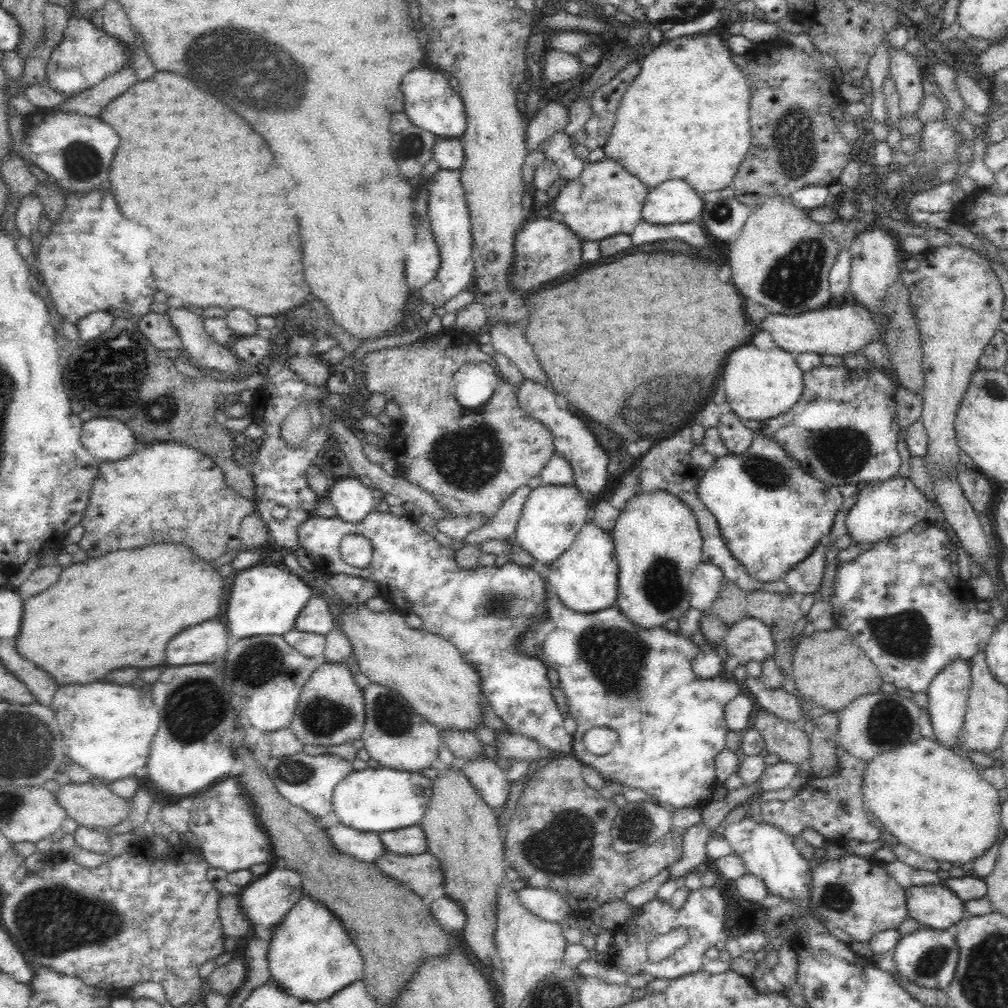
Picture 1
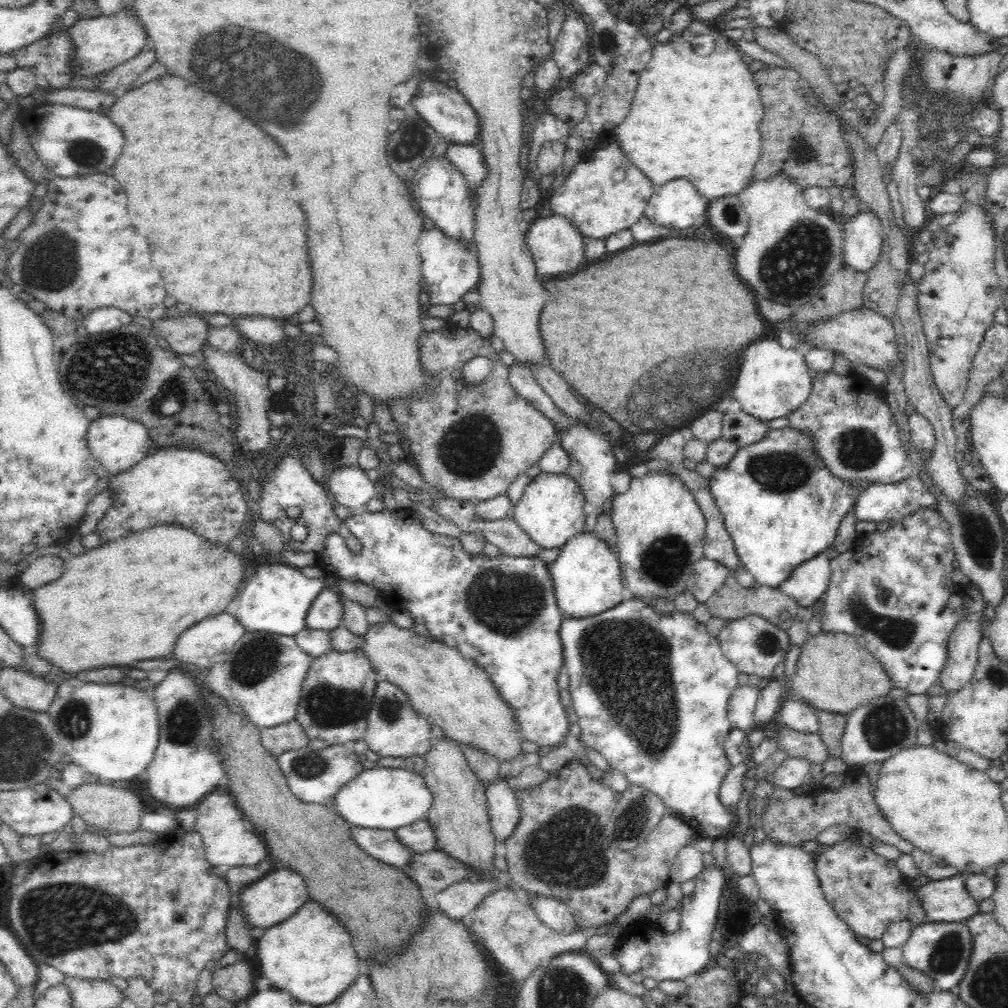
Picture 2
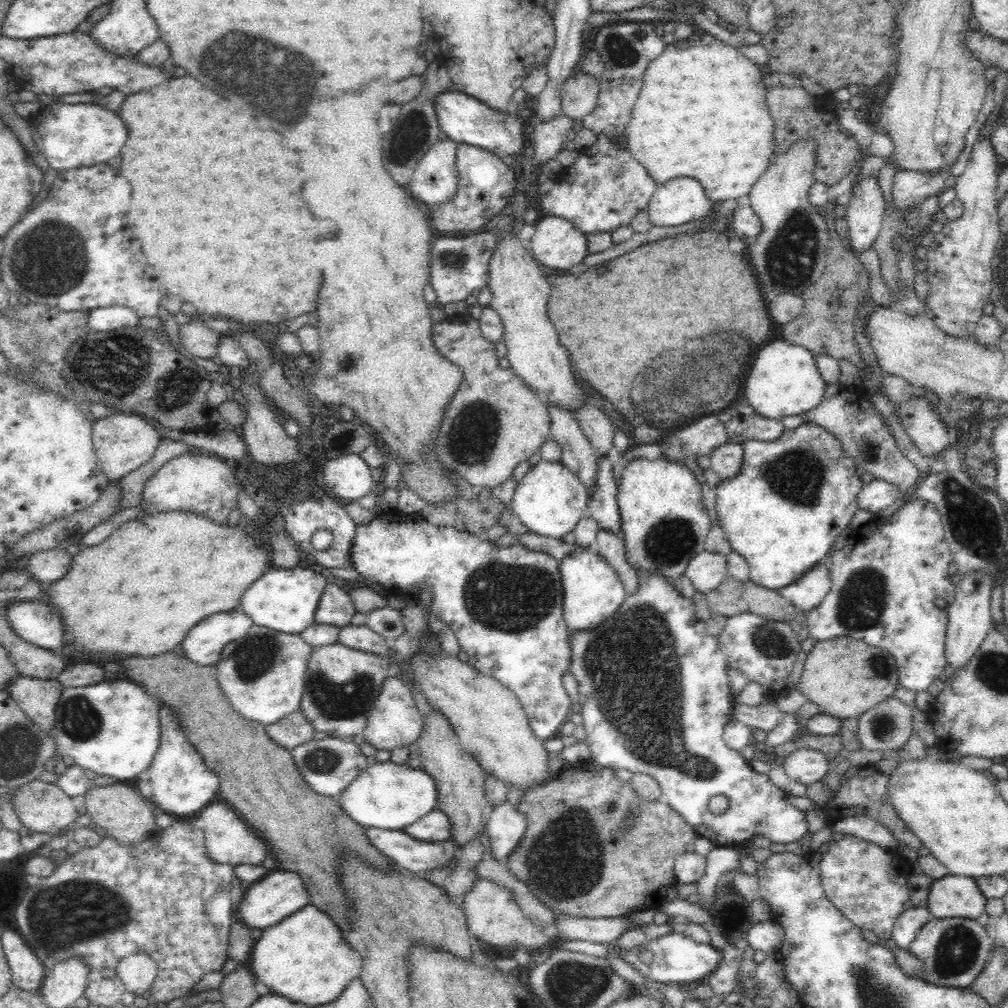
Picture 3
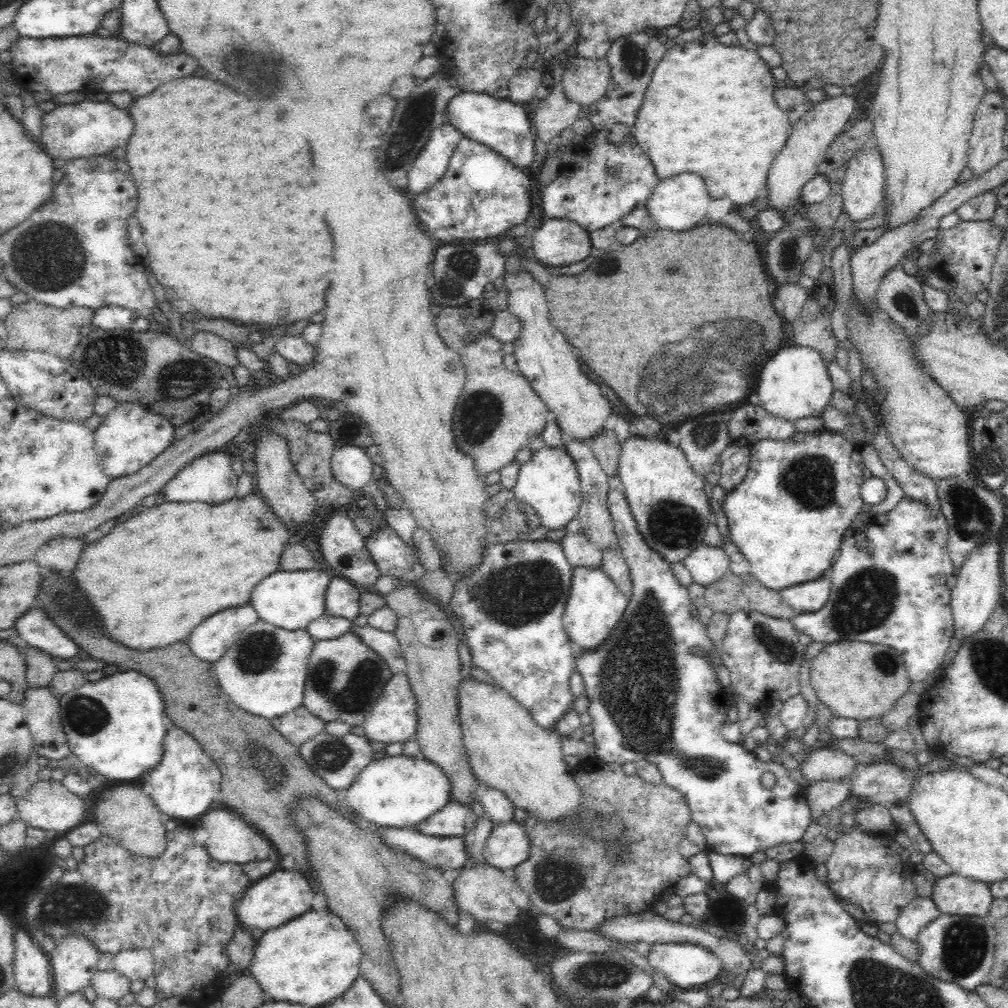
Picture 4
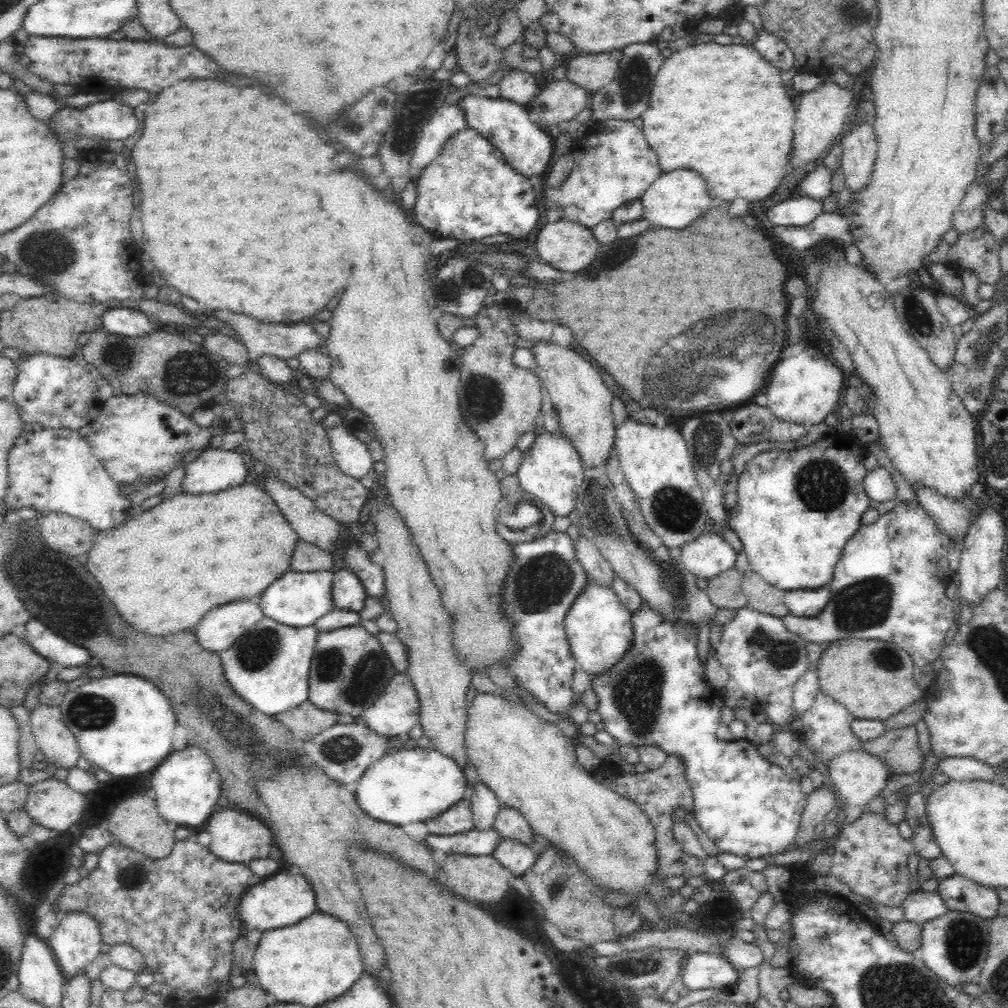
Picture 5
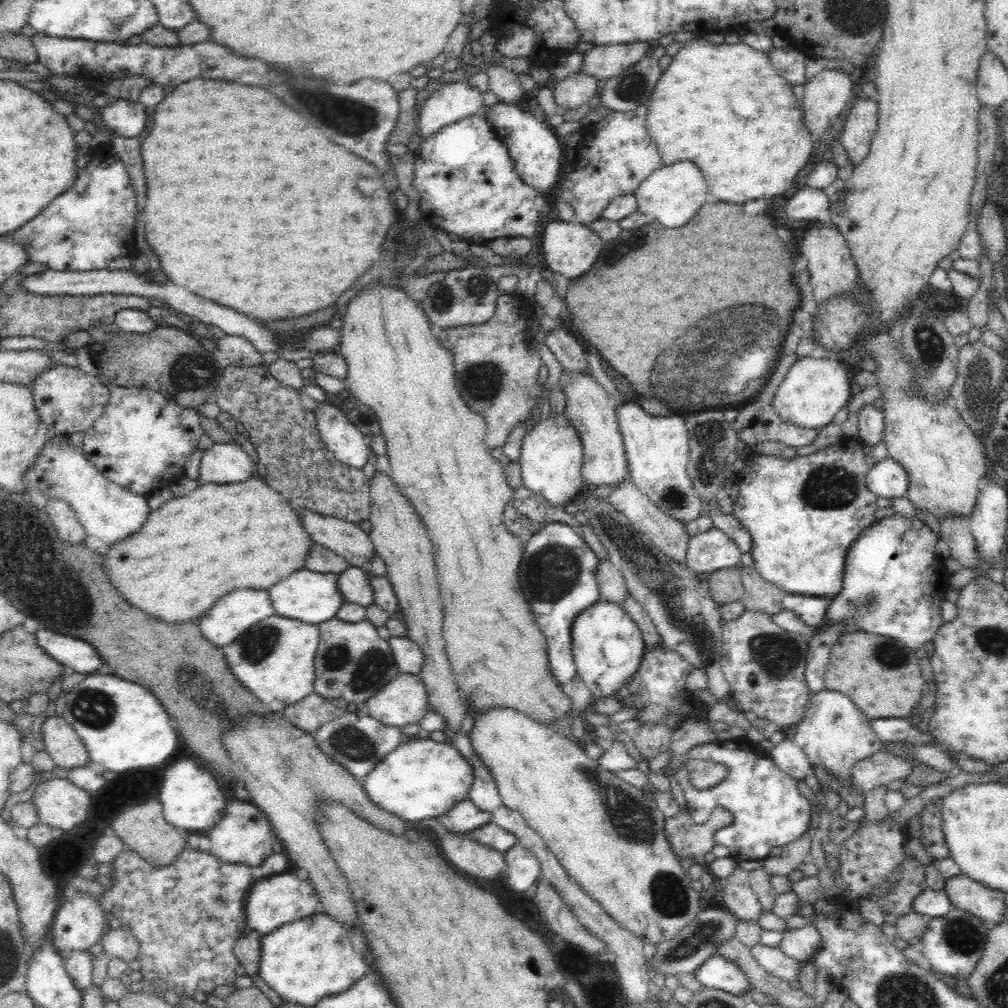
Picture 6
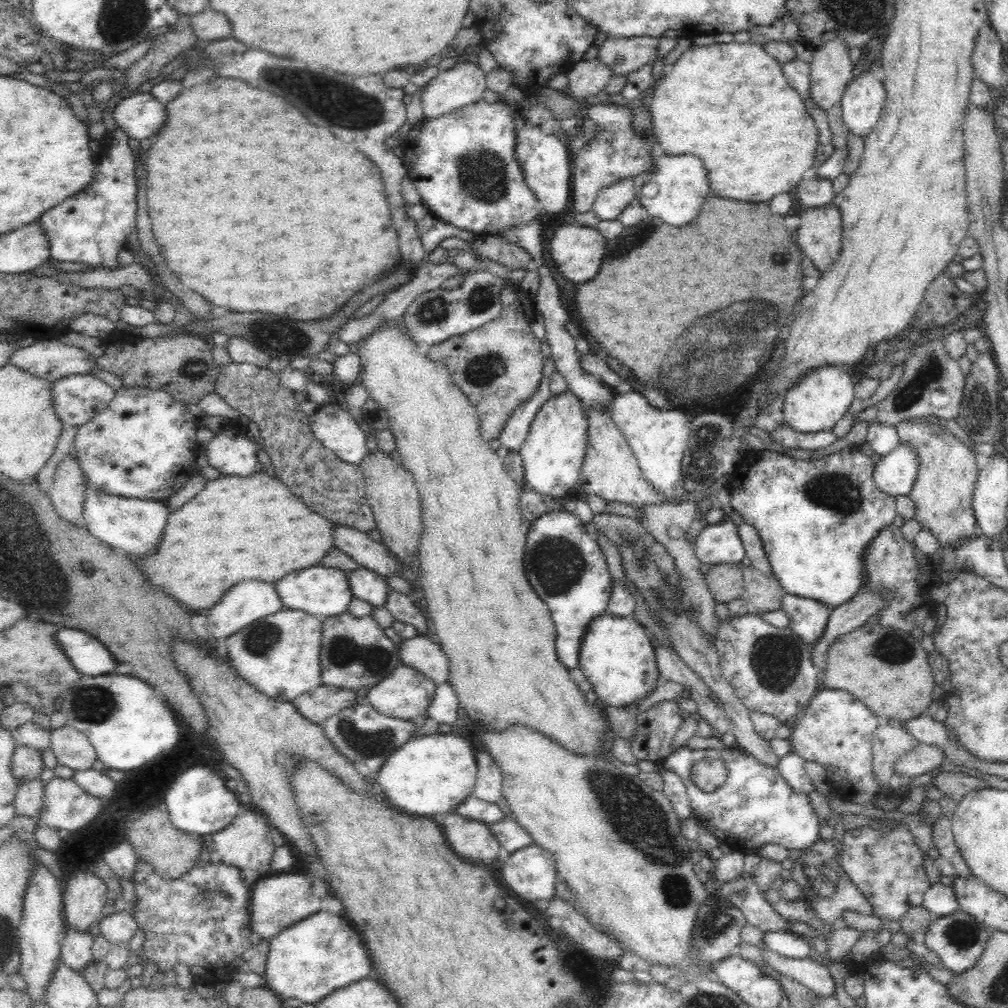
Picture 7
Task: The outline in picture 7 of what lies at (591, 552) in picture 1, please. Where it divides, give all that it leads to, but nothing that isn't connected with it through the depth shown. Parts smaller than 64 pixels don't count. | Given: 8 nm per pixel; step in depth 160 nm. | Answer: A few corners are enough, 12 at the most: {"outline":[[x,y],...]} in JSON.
{"outline":[[604,612],[579,668],[599,705],[626,707],[659,671],[644,625]]}

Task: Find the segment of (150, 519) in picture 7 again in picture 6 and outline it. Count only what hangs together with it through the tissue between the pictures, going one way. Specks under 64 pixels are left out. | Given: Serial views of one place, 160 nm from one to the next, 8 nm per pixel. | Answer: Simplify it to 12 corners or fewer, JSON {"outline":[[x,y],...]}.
{"outline":[[66,435],[47,437],[24,490],[64,500],[106,546],[138,532],[148,496],[110,482]]}

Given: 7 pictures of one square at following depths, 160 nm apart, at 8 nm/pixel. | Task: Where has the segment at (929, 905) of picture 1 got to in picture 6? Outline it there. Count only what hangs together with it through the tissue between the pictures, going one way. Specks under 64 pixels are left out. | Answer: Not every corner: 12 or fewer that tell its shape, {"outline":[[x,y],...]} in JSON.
{"outline":[[962,872],[946,879],[944,890],[956,908],[1003,923],[1001,890]]}

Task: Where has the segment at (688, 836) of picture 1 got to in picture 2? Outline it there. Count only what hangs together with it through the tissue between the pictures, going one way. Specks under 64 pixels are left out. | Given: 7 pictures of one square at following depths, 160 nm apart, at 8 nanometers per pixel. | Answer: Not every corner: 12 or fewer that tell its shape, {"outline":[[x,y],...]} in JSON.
{"outline":[[700,836],[679,850],[669,883],[682,884],[704,869],[703,853],[696,847]]}

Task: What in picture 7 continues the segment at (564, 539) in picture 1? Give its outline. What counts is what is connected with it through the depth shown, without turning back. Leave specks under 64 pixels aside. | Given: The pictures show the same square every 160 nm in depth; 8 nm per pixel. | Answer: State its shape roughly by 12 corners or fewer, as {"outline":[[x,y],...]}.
{"outline":[[570,389],[536,413],[519,451],[526,485],[580,484],[588,419]]}

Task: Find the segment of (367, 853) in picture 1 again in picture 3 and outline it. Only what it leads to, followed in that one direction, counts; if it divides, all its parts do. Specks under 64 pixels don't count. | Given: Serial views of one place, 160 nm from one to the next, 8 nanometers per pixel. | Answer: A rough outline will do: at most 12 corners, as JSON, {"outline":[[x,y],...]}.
{"outline":[[364,828],[402,871],[450,864],[454,841],[420,841],[403,830]]}

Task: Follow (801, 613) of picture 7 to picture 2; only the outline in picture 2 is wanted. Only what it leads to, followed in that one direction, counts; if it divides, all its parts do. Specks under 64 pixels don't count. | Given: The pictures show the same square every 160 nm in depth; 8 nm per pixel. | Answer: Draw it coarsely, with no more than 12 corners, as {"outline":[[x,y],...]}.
{"outline":[[820,552],[796,566],[778,588],[800,607],[822,598],[831,576]]}

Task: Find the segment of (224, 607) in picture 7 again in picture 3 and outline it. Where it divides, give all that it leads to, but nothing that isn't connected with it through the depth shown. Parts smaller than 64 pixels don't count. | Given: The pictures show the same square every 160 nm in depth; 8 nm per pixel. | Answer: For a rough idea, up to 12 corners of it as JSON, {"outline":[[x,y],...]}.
{"outline":[[239,604],[196,624],[178,650],[198,666],[246,638],[252,619]]}

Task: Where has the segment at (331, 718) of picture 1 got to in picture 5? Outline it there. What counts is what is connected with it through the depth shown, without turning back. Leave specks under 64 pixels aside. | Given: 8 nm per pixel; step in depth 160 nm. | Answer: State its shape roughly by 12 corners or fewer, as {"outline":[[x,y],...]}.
{"outline":[[362,625],[318,632],[308,700],[362,717],[396,674]]}

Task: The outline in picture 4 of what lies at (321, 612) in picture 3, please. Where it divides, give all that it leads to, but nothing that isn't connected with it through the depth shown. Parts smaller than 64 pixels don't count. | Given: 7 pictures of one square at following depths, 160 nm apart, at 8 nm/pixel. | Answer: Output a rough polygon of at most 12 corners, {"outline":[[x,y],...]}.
{"outline":[[333,574],[324,612],[352,622],[359,615],[354,583]]}

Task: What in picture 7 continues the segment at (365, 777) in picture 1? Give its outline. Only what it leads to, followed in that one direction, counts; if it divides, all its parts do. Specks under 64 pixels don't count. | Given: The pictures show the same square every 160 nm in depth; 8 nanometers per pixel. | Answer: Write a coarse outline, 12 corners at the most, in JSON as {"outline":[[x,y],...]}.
{"outline":[[415,734],[374,783],[409,815],[452,813],[475,788],[466,734]]}

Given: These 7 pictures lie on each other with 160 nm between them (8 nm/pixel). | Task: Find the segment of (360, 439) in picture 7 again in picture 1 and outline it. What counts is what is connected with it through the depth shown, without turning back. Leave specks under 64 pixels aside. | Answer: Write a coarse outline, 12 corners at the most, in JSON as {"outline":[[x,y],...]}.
{"outline":[[342,477],[327,497],[336,517],[357,523],[374,510],[372,487]]}

